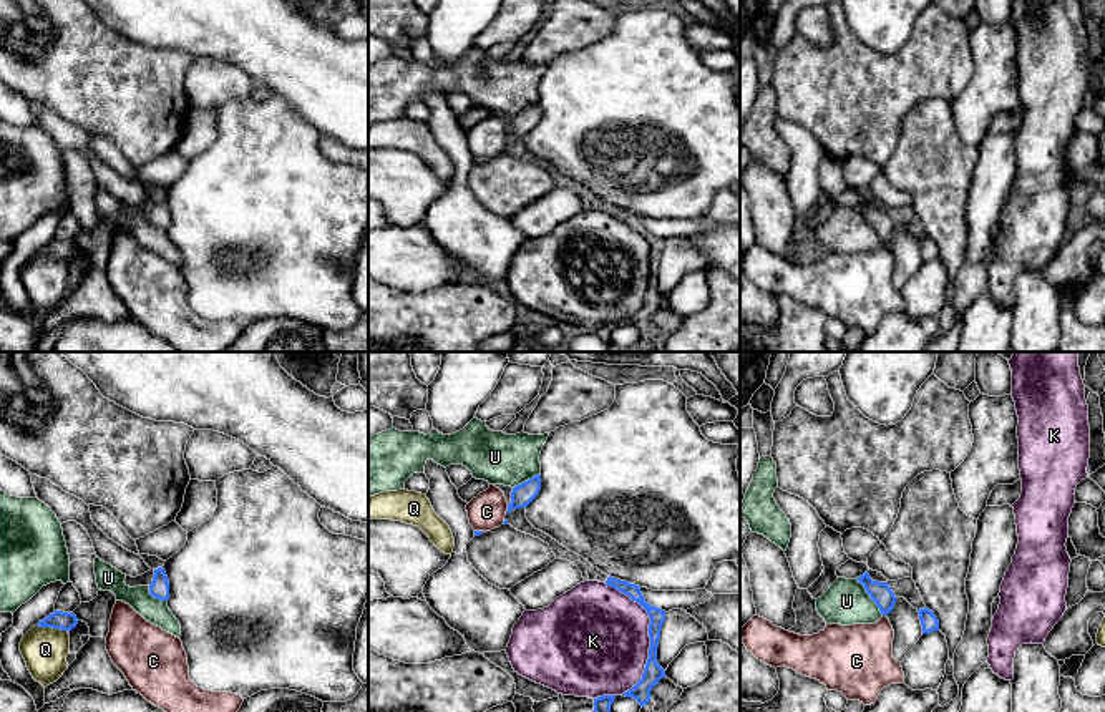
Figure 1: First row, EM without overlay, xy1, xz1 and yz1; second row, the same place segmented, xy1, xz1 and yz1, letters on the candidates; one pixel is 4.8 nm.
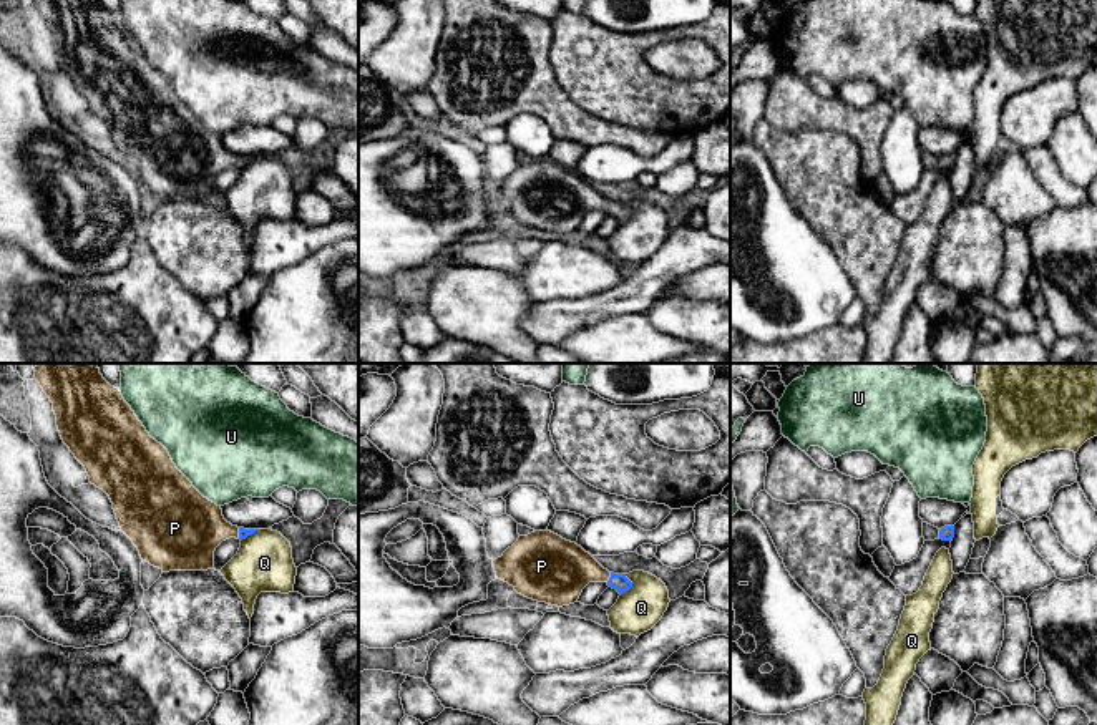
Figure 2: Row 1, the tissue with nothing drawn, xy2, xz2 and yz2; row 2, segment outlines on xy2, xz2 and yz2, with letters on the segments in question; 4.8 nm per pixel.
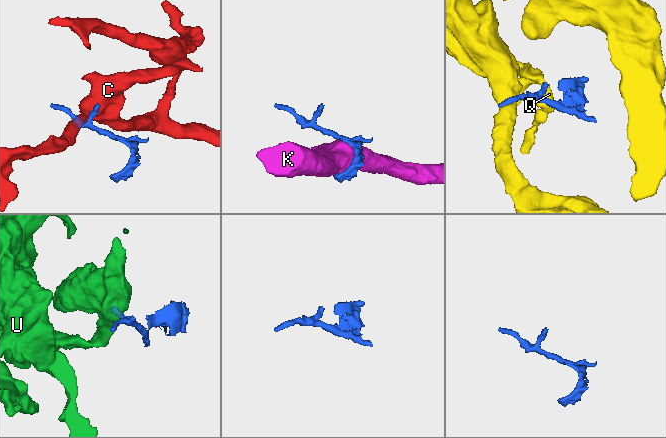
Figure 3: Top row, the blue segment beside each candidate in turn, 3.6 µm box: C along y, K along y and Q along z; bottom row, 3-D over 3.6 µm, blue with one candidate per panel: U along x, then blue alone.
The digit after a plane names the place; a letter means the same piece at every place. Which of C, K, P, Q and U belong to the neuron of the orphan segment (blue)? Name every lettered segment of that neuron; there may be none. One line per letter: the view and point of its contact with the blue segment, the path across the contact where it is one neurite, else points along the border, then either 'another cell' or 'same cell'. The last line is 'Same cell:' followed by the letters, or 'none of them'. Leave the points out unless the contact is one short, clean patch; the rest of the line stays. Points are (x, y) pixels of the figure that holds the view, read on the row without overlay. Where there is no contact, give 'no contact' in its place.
C: contact xz1 (508, 136); border xz1 (508, 133), (505, 140); another cell
K: contact xz1 (649, 261); another cell
P: contact xz2 (609, 206); way xz2 (616, 209), (609, 206), (588, 198), (560, 198); same cell
Q: contact xy1 (53, 256); border xy1 (37, 253), (68, 259); another cell
U: contact yz1 (870, 224); border yz1 (856, 206), (883, 243); another cell
Same cell: P

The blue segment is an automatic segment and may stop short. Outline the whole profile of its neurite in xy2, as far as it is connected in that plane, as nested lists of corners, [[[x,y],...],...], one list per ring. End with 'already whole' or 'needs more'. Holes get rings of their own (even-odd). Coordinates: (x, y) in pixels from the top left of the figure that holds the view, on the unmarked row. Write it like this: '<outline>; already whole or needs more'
[[[35,0],[35,8],[53,32],[63,71],[85,95],[90,111],[110,124],[121,159],[138,176],[143,189],[163,201],[214,197],[214,179],[222,169],[229,166],[242,169],[259,159],[227,151],[221,134],[204,126],[176,96],[168,78],[149,65],[121,20],[111,15],[100,0]]]; needs more

